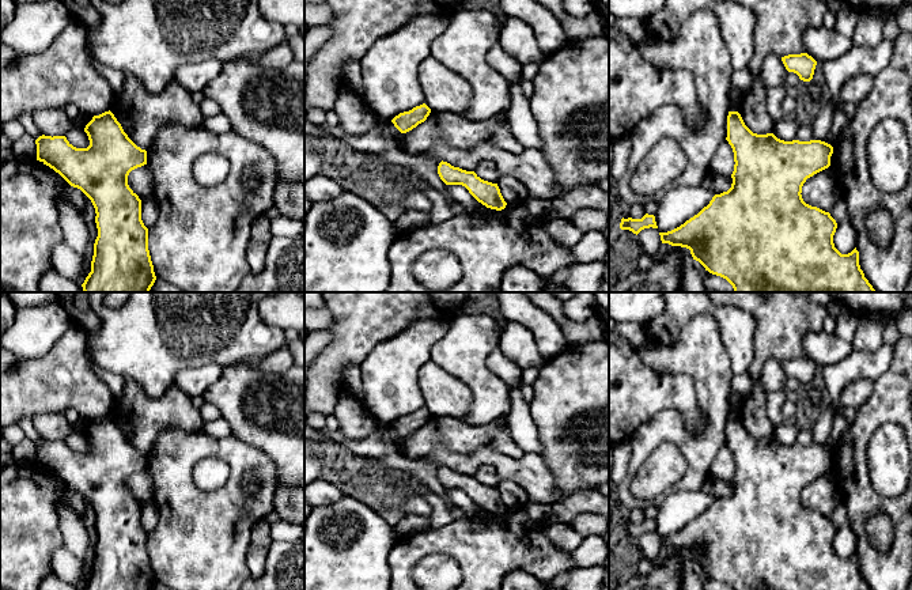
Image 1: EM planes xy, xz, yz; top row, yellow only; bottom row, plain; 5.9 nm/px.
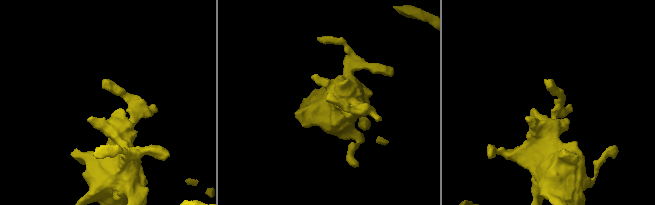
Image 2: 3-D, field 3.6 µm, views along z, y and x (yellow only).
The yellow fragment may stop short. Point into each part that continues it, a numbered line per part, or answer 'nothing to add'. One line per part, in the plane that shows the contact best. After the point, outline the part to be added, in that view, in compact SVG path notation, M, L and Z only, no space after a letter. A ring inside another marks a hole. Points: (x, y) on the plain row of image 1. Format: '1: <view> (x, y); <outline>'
nothing to add

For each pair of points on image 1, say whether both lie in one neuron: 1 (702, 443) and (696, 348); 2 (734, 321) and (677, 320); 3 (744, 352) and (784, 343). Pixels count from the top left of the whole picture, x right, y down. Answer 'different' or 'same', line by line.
1: same
2: same
3: different

